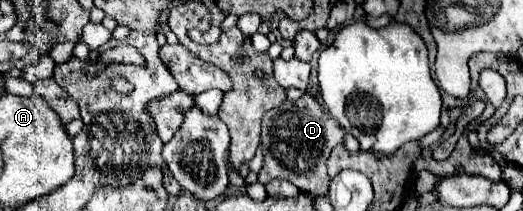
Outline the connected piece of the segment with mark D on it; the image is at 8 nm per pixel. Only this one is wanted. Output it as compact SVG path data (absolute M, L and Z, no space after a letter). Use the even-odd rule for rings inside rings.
M304 93L302 97L308 97L308 107L298 107L294 101L284 101L280 107L264 115L264 165L258 173L258 181L266 185L272 179L288 179L298 189L310 195L328 195L330 177L326 173L326 159L330 151L344 141L344 129L318 105L318 101L310 93Z

